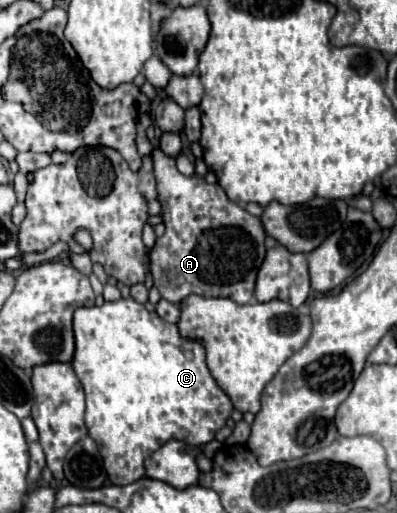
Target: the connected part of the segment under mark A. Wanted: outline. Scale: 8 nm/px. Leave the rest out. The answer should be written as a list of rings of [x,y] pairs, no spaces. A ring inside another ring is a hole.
[[[160,149],[152,151],[152,159],[156,171],[158,199],[162,205],[162,219],[166,225],[166,233],[160,239],[156,239],[156,245],[152,249],[152,277],[162,299],[178,305],[180,299],[186,299],[188,295],[202,295],[202,297],[228,297],[240,305],[250,303],[254,297],[254,281],[266,255],[264,247],[266,233],[260,219],[250,215],[238,203],[232,203],[218,183],[210,185],[206,183],[206,179],[198,175],[194,177],[182,175],[176,169],[176,161],[164,155]]]

